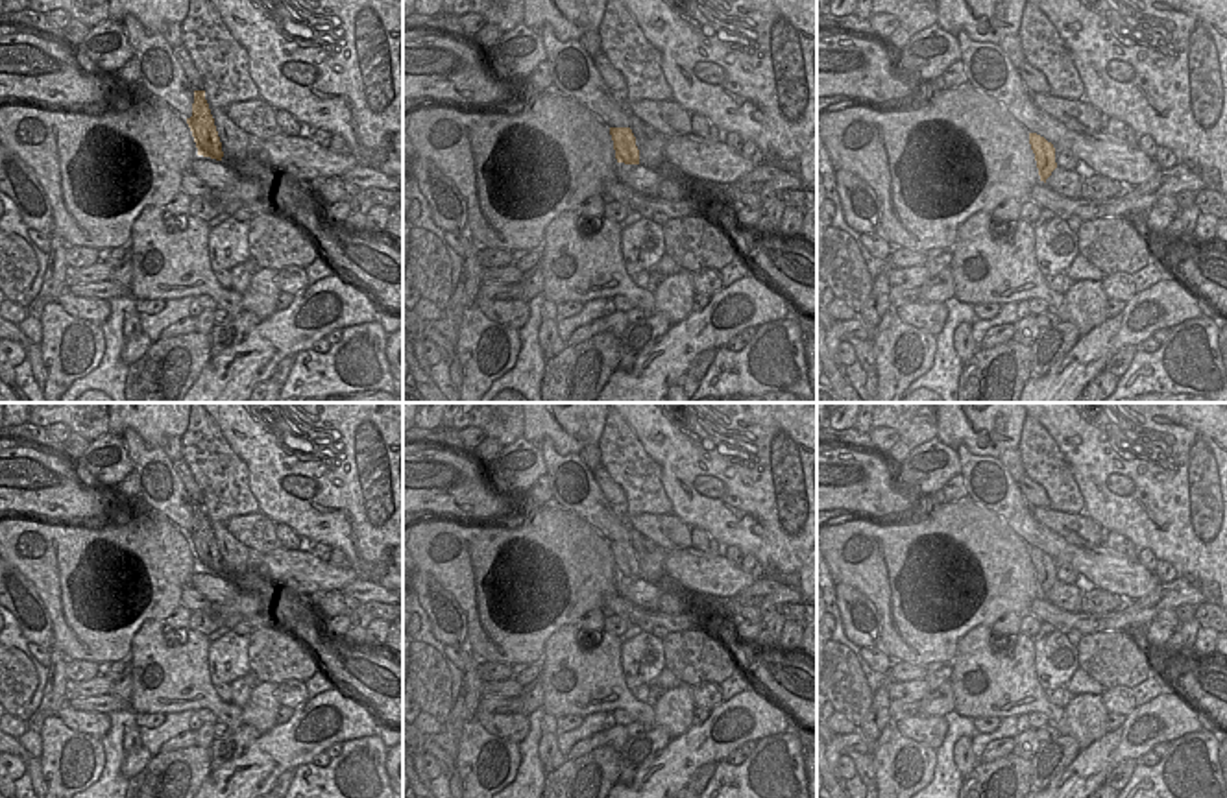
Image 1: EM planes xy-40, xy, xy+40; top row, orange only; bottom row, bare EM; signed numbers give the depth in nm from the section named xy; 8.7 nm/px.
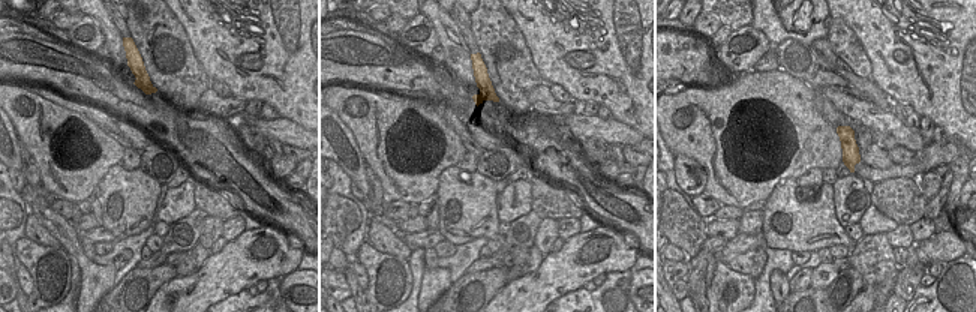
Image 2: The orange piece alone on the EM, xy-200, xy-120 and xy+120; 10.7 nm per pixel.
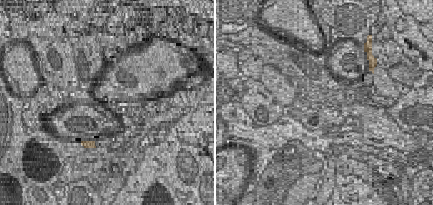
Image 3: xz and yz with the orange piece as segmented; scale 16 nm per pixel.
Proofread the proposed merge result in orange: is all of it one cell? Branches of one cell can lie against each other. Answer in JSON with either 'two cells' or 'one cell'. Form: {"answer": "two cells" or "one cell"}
{"answer": "two cells"}

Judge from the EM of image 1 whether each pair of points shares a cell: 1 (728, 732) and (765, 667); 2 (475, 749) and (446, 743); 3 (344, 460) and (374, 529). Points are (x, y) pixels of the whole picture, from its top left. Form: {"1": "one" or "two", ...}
{"1": "two", "2": "two", "3": "one"}

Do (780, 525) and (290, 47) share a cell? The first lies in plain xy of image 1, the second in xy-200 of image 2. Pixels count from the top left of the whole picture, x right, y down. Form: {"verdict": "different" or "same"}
{"verdict": "same"}

